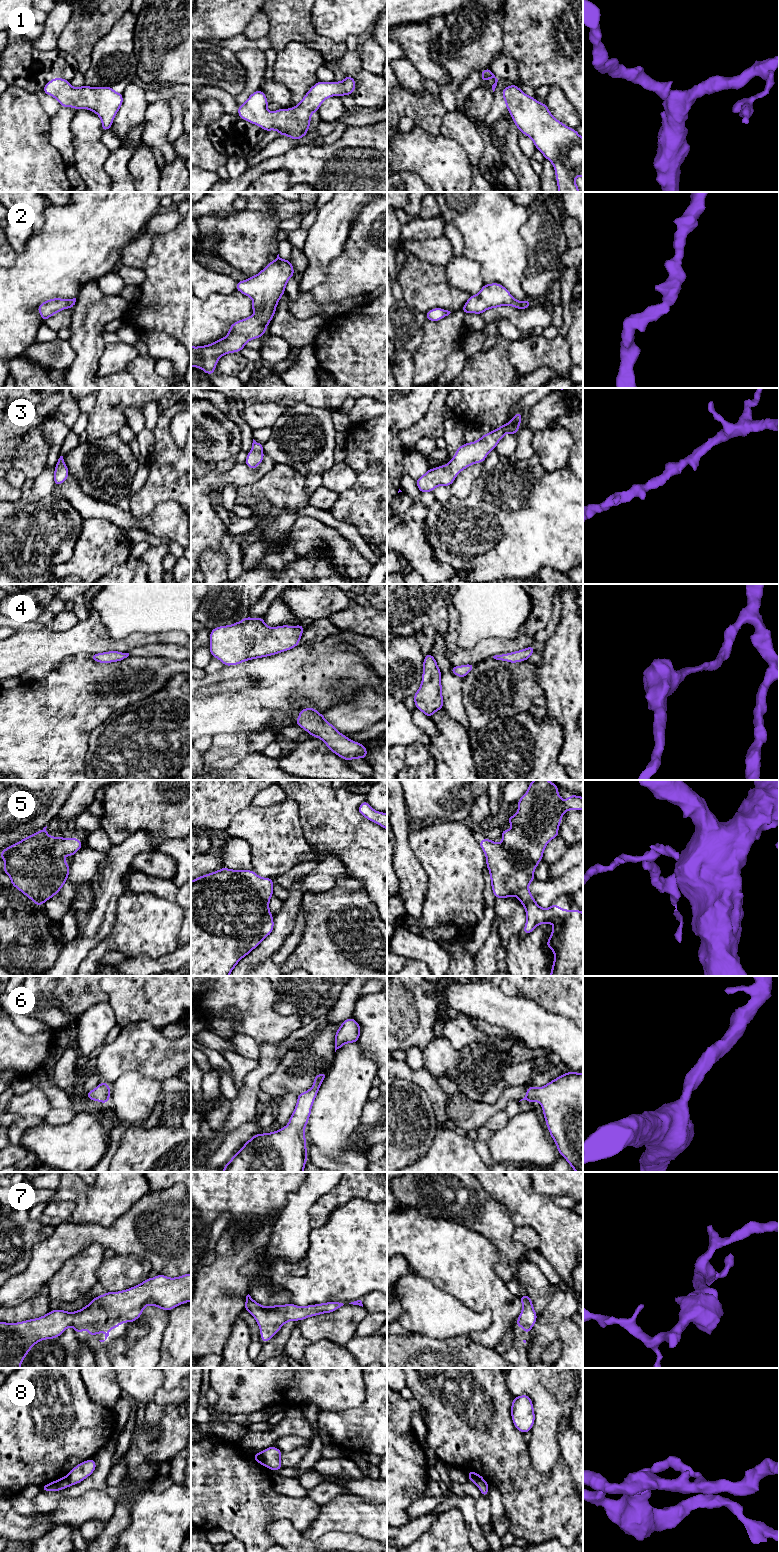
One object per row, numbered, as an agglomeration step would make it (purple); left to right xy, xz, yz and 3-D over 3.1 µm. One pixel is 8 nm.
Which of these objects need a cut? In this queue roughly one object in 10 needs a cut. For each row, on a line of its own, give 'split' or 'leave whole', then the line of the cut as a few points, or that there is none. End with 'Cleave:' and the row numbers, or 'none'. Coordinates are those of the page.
1: leave whole | no cut
2: leave whole | no cut
3: leave whole | no cut
4: leave whole | no cut
5: leave whole | no cut
6: leave whole | no cut
7: leave whole | no cut
8: split | xz (260, 1452), (263, 1464)
Cleave: 8

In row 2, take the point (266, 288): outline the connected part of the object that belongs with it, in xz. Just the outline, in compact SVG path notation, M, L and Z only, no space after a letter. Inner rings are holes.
M278 254L277 258L268 263L257 275L244 281L238 281L236 290L253 300L252 313L257 313L258 315L252 315L246 319L234 322L229 327L229 333L223 339L218 339L216 342L204 346L191 346L191 366L193 368L200 367L208 375L214 374L217 362L221 356L228 353L241 352L248 341L261 338L267 329L267 325L275 315L277 304L285 293L288 280L293 276L294 268L290 260L284 260Z

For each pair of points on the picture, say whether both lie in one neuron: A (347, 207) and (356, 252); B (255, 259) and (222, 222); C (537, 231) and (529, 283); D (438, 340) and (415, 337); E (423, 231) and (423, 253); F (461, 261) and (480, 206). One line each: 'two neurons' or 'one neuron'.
A: two neurons
B: one neuron
C: one neuron
D: two neurons
E: two neurons
F: two neurons

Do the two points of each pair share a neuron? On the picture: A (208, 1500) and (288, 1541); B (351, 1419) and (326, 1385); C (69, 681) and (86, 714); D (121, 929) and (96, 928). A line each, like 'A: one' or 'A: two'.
A: two
B: two
C: one
D: two

